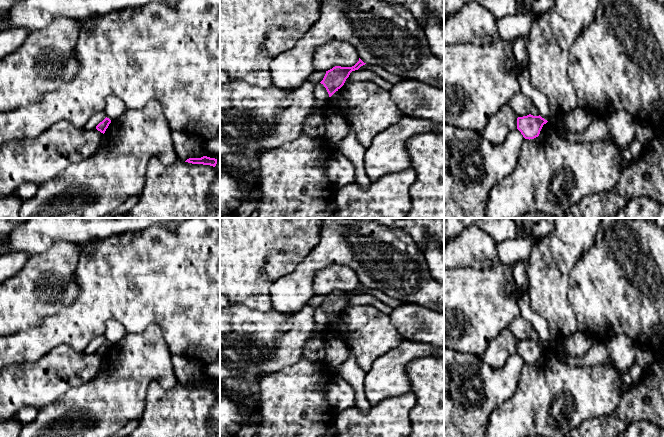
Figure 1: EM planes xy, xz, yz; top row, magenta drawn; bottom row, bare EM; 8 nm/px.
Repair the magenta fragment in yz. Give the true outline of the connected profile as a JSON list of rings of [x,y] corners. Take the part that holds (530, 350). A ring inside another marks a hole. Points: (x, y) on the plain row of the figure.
[[[531,338],[517,342],[517,353],[525,363],[534,363],[539,360],[544,348],[548,345],[539,340]]]

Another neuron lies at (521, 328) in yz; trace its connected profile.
[[[519,316],[512,322],[510,329],[518,341],[523,341],[530,338],[530,333],[534,328],[528,320]]]

